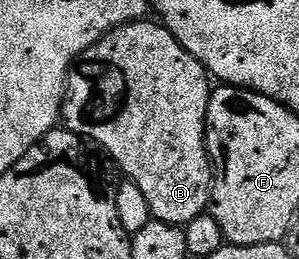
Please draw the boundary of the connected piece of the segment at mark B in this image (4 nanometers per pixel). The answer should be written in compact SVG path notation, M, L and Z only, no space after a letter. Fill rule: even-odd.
M150 22L125 23L82 54L66 75L60 119L65 130L81 135L105 152L113 166L136 184L157 222L185 225L203 215L210 205L212 164L206 152L206 114L212 79L200 61L179 45L169 29L161 22Z

